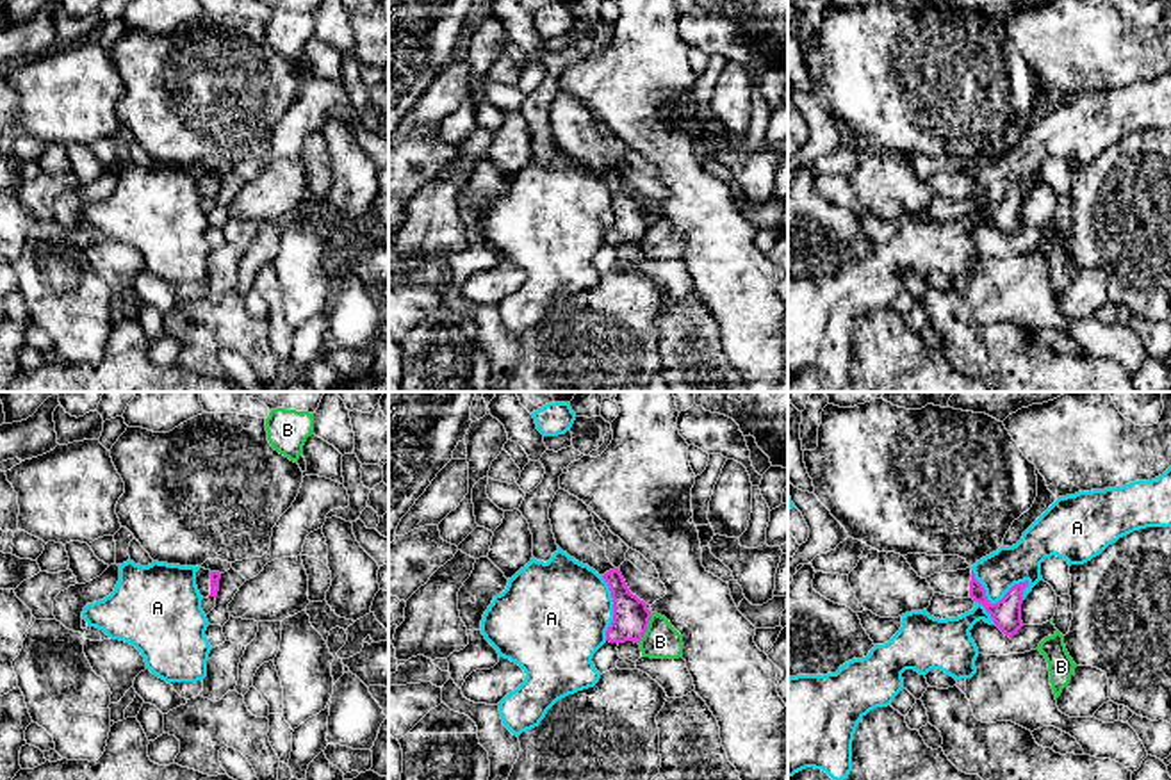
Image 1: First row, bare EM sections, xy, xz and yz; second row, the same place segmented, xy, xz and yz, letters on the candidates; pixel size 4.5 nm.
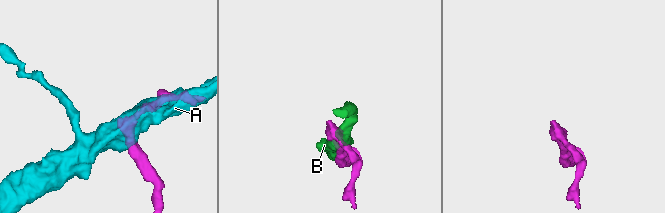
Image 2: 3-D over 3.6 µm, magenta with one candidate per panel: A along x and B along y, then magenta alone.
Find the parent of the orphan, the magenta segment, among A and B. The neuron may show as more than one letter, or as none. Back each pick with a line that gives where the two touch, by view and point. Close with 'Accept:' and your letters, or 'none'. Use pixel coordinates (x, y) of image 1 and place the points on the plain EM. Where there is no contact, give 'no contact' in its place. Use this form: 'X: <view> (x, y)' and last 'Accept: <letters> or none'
Accept: none

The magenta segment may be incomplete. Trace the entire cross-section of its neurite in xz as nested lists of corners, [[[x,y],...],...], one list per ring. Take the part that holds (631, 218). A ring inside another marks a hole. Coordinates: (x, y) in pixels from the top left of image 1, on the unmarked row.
[[[560,89],[549,109],[549,121],[556,146],[576,162],[594,169],[610,187],[613,223],[606,232],[606,242],[638,244],[649,228],[651,212],[629,192],[620,171],[606,158],[604,139],[595,130],[588,107]]]

